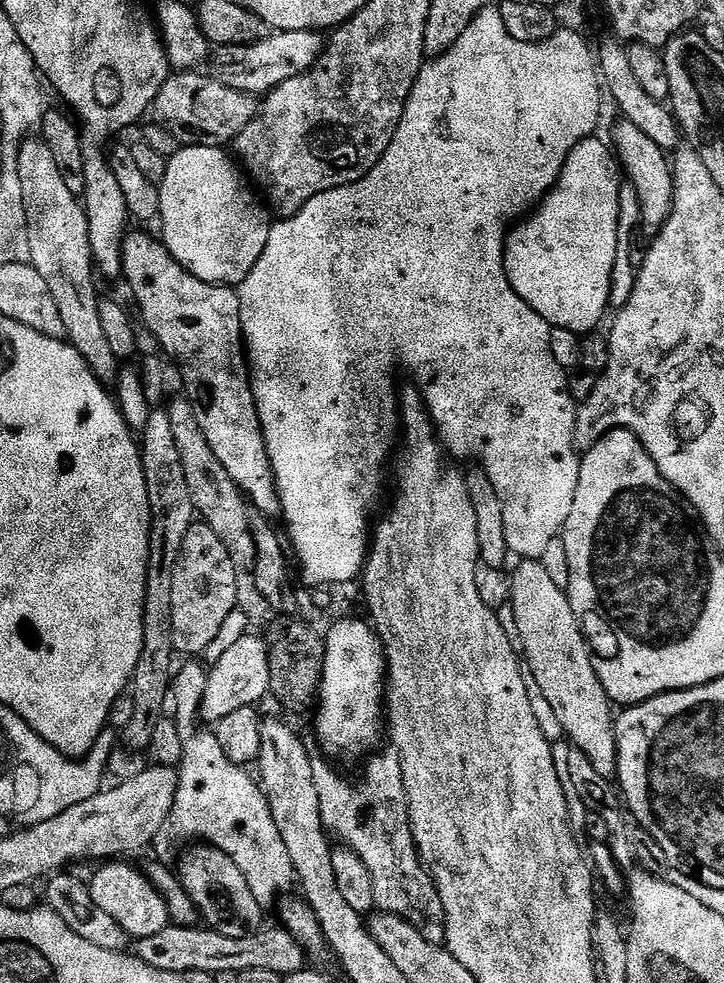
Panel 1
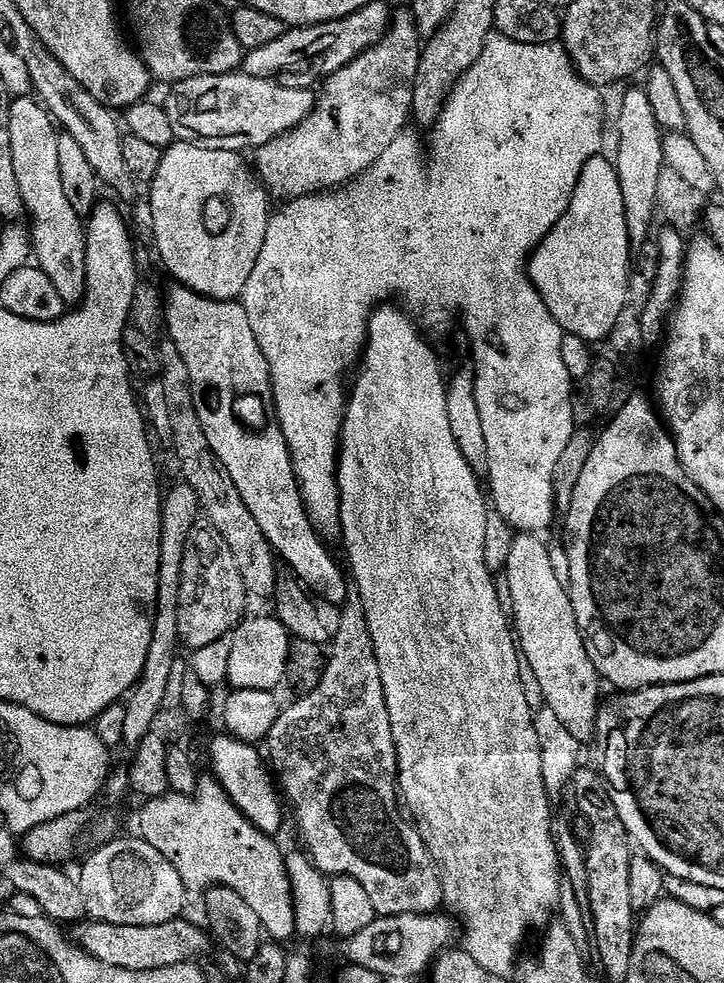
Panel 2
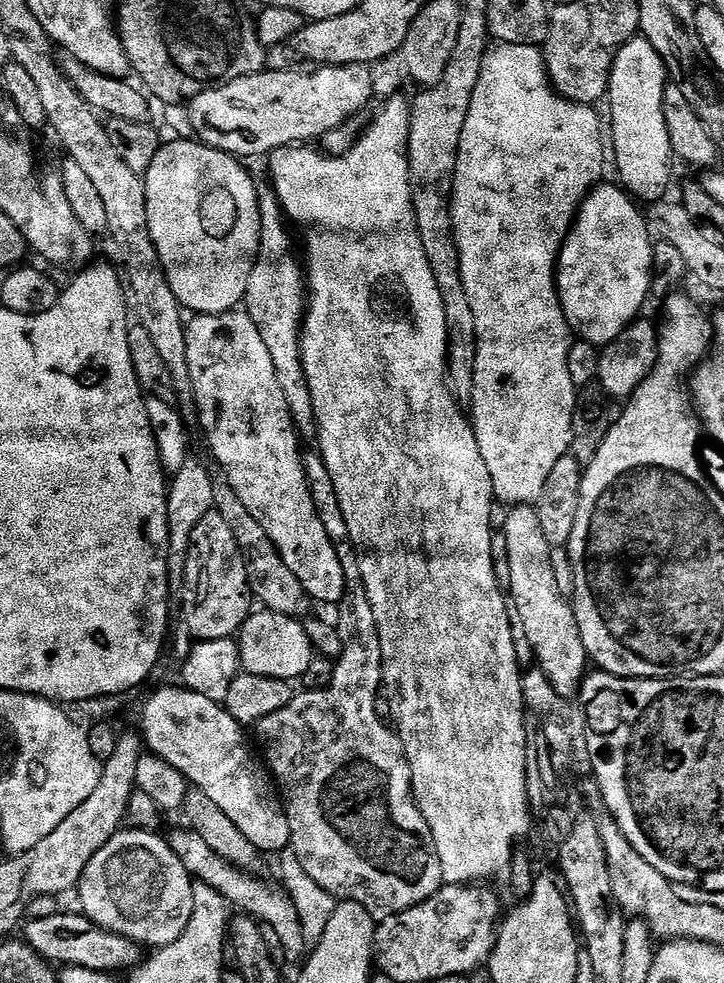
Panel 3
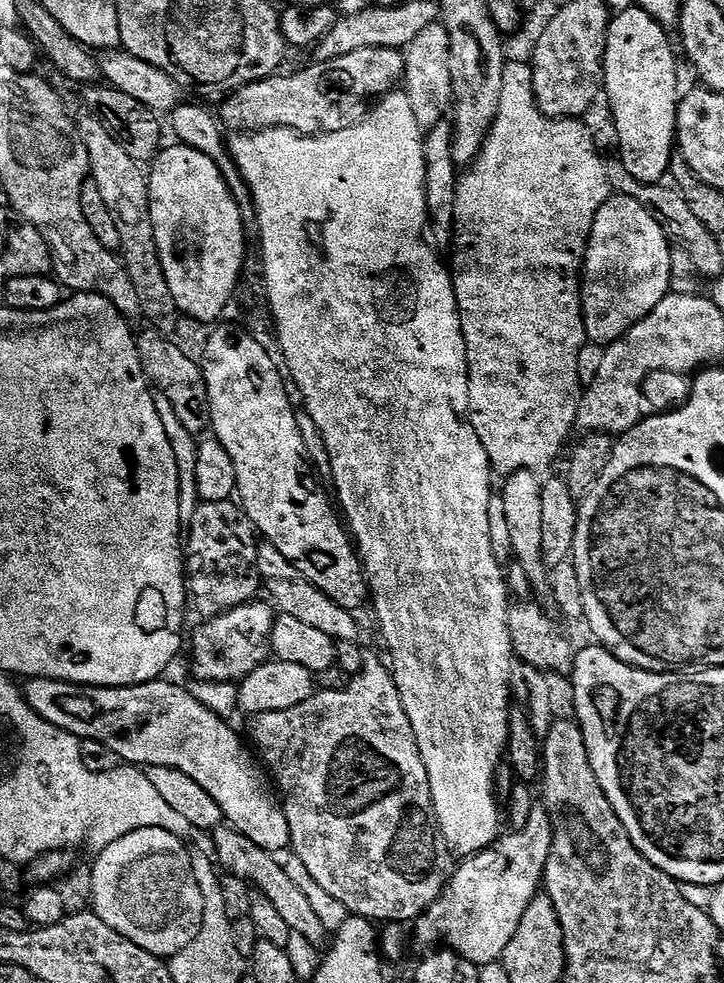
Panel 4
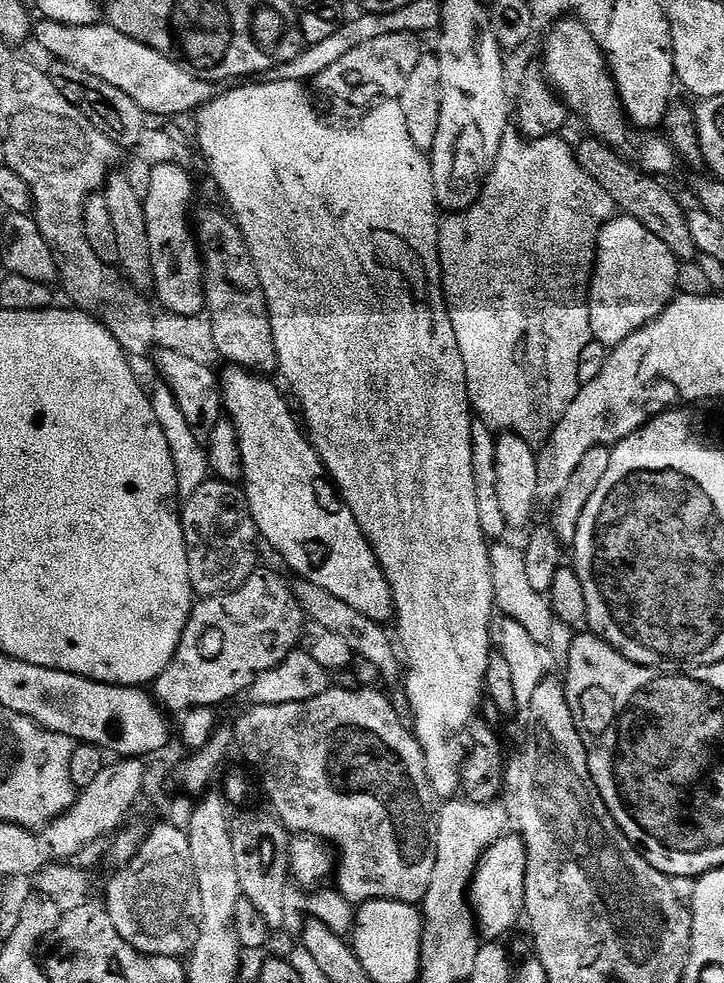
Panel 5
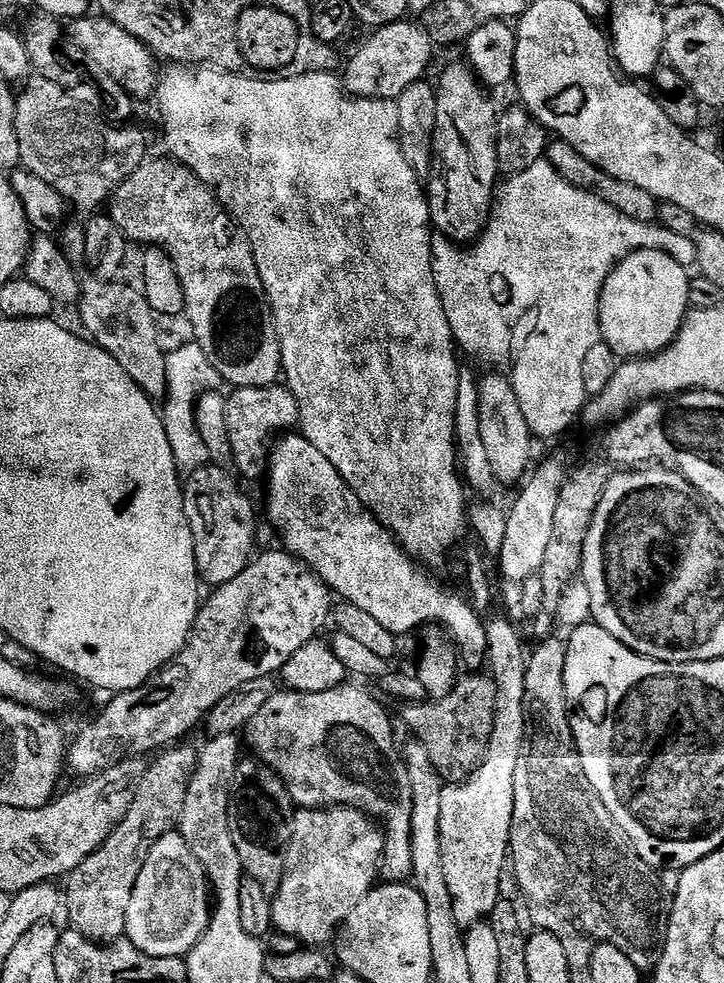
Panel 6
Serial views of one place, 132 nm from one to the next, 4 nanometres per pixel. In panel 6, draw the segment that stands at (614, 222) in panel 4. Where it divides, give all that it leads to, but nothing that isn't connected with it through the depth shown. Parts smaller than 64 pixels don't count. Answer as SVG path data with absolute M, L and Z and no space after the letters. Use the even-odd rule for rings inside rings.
M663 248L638 250L630 254L606 278L604 289L600 295L600 338L603 343L614 350L617 358L643 358L653 356L655 352L668 348L674 342L682 322L690 311L688 304L689 269L683 268Z

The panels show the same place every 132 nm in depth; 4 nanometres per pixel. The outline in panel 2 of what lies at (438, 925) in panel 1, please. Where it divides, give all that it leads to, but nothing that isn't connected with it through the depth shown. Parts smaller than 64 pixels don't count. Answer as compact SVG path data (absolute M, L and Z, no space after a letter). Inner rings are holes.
M349 583L346 602L339 605L338 612L340 612L340 617L337 618L336 628L334 624L334 631L331 633L330 647L326 652L326 663L322 678L313 692L303 693L299 698L296 698L300 700L294 701L289 708L287 705L281 711L278 722L274 722L274 728L270 730L266 741L266 747L268 747L268 752L266 748L267 763L270 765L271 771L278 777L279 787L290 805L291 815L292 812L296 815L296 828L300 831L301 838L304 839L305 845L303 844L303 847L312 857L312 863L315 864L319 872L323 872L329 878L349 876L354 882L358 882L358 886L362 886L362 890L366 890L370 902L374 902L377 917L396 915L420 915L424 917L429 913L439 913L442 908L440 873L436 871L436 863L426 850L420 833L406 819L405 813L402 811L401 801L398 799L394 734L390 730L390 714L386 710L386 698L382 690L382 674L378 674L378 658L374 654L374 642L370 638L370 626L366 626L366 610L360 601L356 584Z

